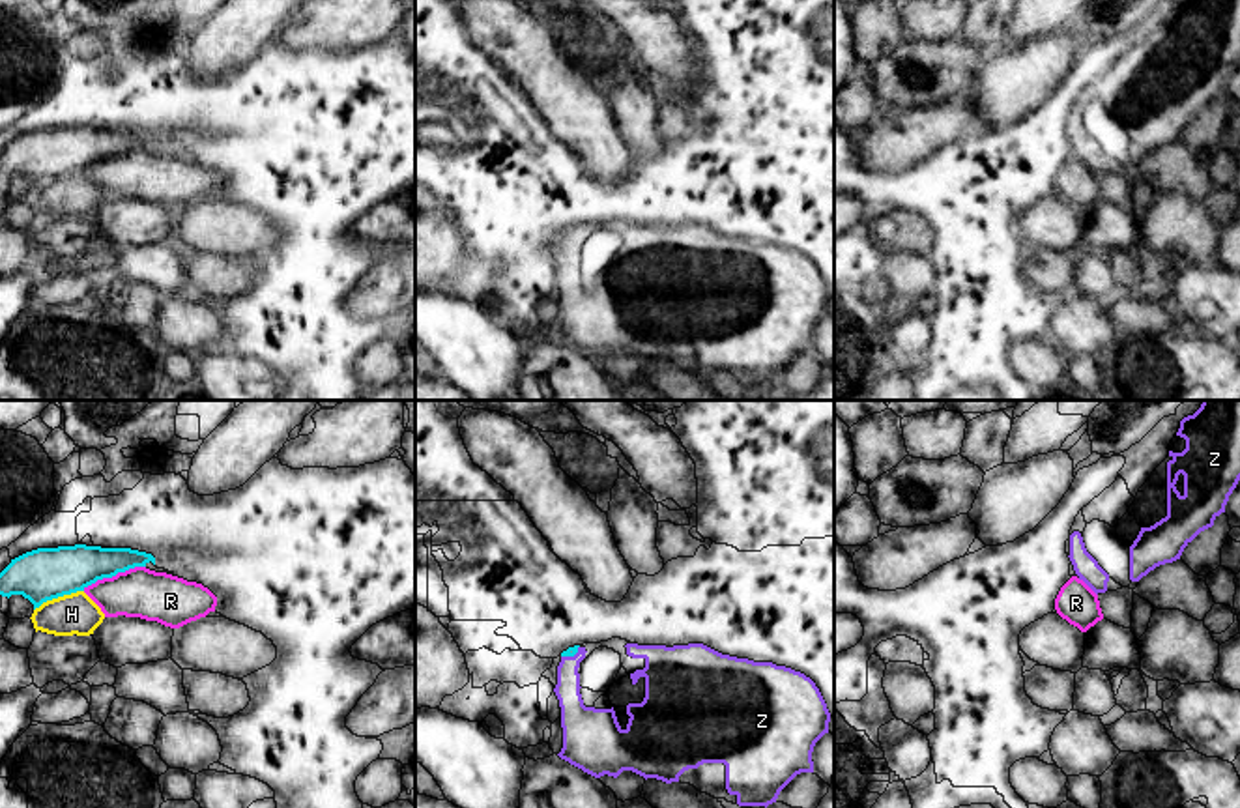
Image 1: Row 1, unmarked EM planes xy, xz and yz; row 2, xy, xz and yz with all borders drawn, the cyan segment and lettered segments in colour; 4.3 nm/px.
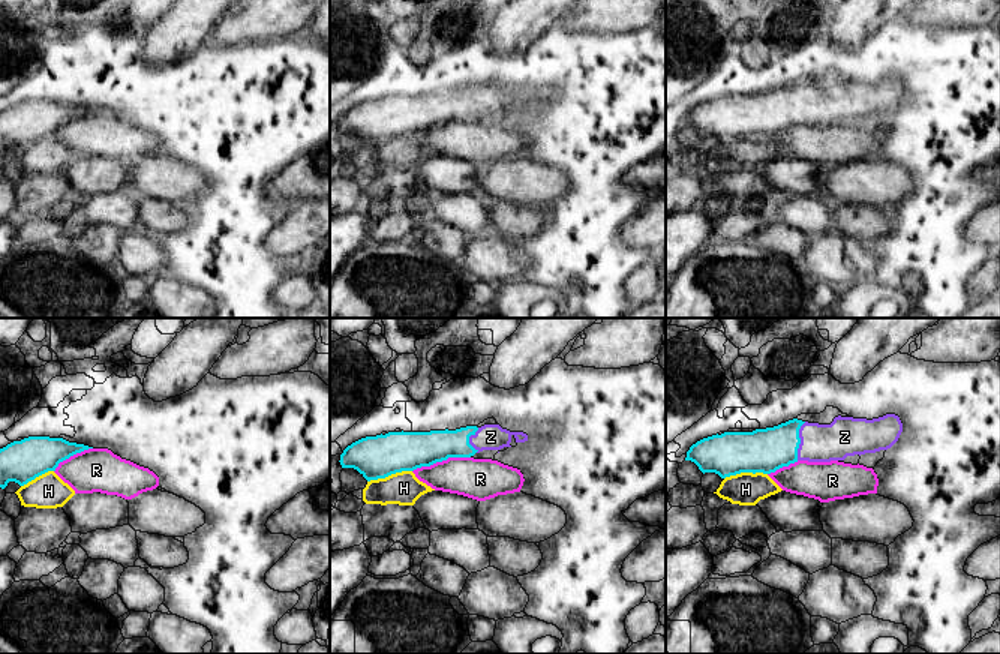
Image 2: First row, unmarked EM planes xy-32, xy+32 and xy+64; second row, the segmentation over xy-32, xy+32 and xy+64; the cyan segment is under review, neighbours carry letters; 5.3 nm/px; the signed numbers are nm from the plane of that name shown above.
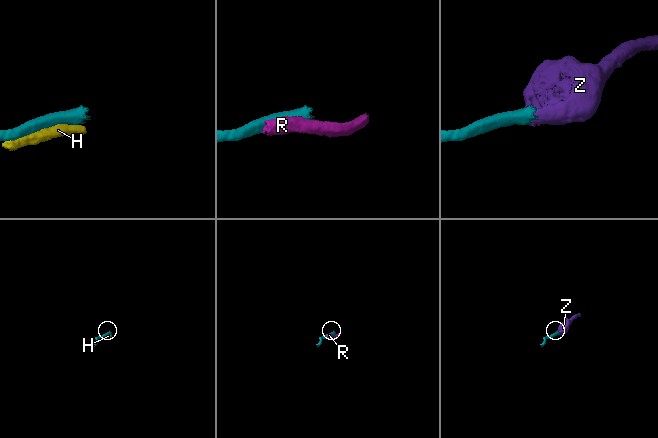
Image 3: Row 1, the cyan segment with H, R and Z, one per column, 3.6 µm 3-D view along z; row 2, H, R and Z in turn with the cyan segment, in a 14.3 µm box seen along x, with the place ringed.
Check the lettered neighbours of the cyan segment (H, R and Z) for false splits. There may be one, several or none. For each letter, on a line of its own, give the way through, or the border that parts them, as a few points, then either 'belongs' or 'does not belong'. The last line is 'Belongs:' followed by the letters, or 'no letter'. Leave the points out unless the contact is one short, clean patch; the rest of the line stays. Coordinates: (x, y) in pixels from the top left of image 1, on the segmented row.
H: does not belong
R: does not belong
Z: runs through xz (571, 651), (571, 655), (569, 700), (575, 713); belongs
Belongs: Z

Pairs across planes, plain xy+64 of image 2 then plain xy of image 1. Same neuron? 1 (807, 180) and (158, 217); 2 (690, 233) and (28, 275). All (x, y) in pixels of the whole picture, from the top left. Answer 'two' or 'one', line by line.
1: one
2: one

